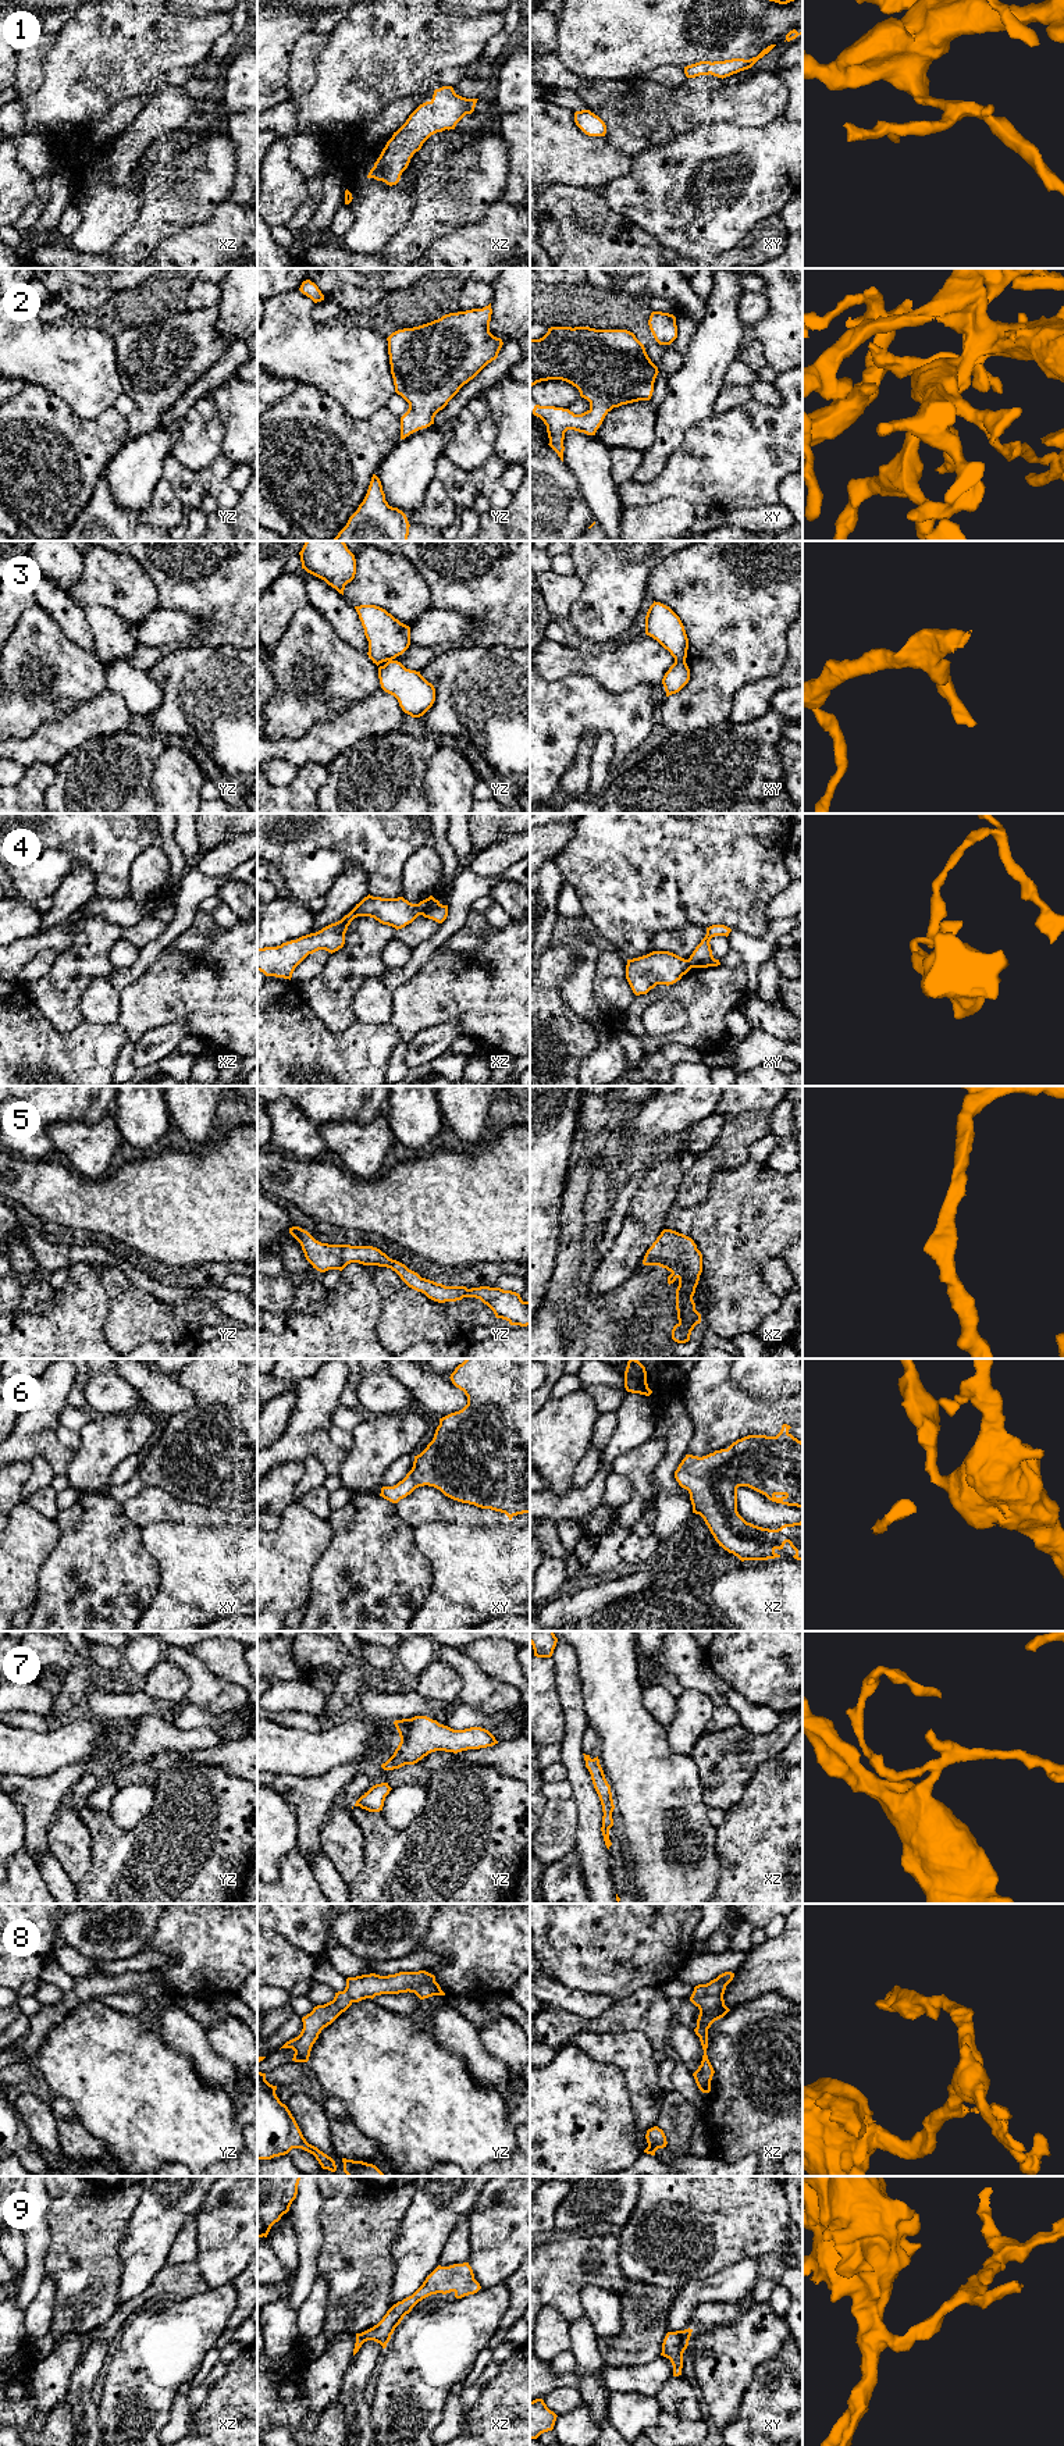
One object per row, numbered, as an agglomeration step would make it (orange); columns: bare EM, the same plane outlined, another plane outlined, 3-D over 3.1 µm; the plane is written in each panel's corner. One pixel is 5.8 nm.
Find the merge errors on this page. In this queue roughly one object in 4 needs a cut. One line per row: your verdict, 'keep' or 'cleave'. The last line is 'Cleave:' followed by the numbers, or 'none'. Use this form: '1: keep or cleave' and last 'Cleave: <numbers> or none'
1: keep
2: keep
3: cleave
4: cleave
5: keep
6: keep
7: keep
8: keep
9: keep
Cleave: 3, 4

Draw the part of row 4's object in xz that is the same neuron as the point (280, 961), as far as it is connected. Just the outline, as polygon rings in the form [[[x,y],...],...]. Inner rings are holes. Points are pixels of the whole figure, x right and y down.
[[[367,896],[341,921],[331,923],[316,933],[282,943],[277,947],[257,948],[257,971],[266,976],[289,979],[295,968],[319,950],[335,953],[345,944],[345,933],[357,916],[370,916],[382,925],[398,929],[412,923],[420,915],[417,905],[403,897],[381,898]]]

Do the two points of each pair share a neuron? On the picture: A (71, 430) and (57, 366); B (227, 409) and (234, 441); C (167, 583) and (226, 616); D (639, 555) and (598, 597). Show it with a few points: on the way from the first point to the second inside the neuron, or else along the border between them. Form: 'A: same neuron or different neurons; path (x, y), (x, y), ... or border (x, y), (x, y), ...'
A: different neurons; border (38, 384), (54, 392), (79, 416), (95, 417)
B: same neuron; path (234, 417), (234, 433)
C: same neuron; path (181, 583), (194, 584), (212, 602)
D: same neuron; path (629, 565), (608, 587)

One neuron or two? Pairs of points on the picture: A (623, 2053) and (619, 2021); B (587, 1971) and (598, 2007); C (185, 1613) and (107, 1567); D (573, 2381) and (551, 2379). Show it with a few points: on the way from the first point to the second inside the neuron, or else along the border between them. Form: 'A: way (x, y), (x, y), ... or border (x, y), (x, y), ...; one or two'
A: border (587, 2032), (640, 2032), (651, 2044); two
B: border (563, 1985), (584, 1991), (611, 1994), (619, 2000); two
C: border (159, 1563), (159, 1590), (141, 1616); two
D: way (568, 2379), (557, 2379); one

